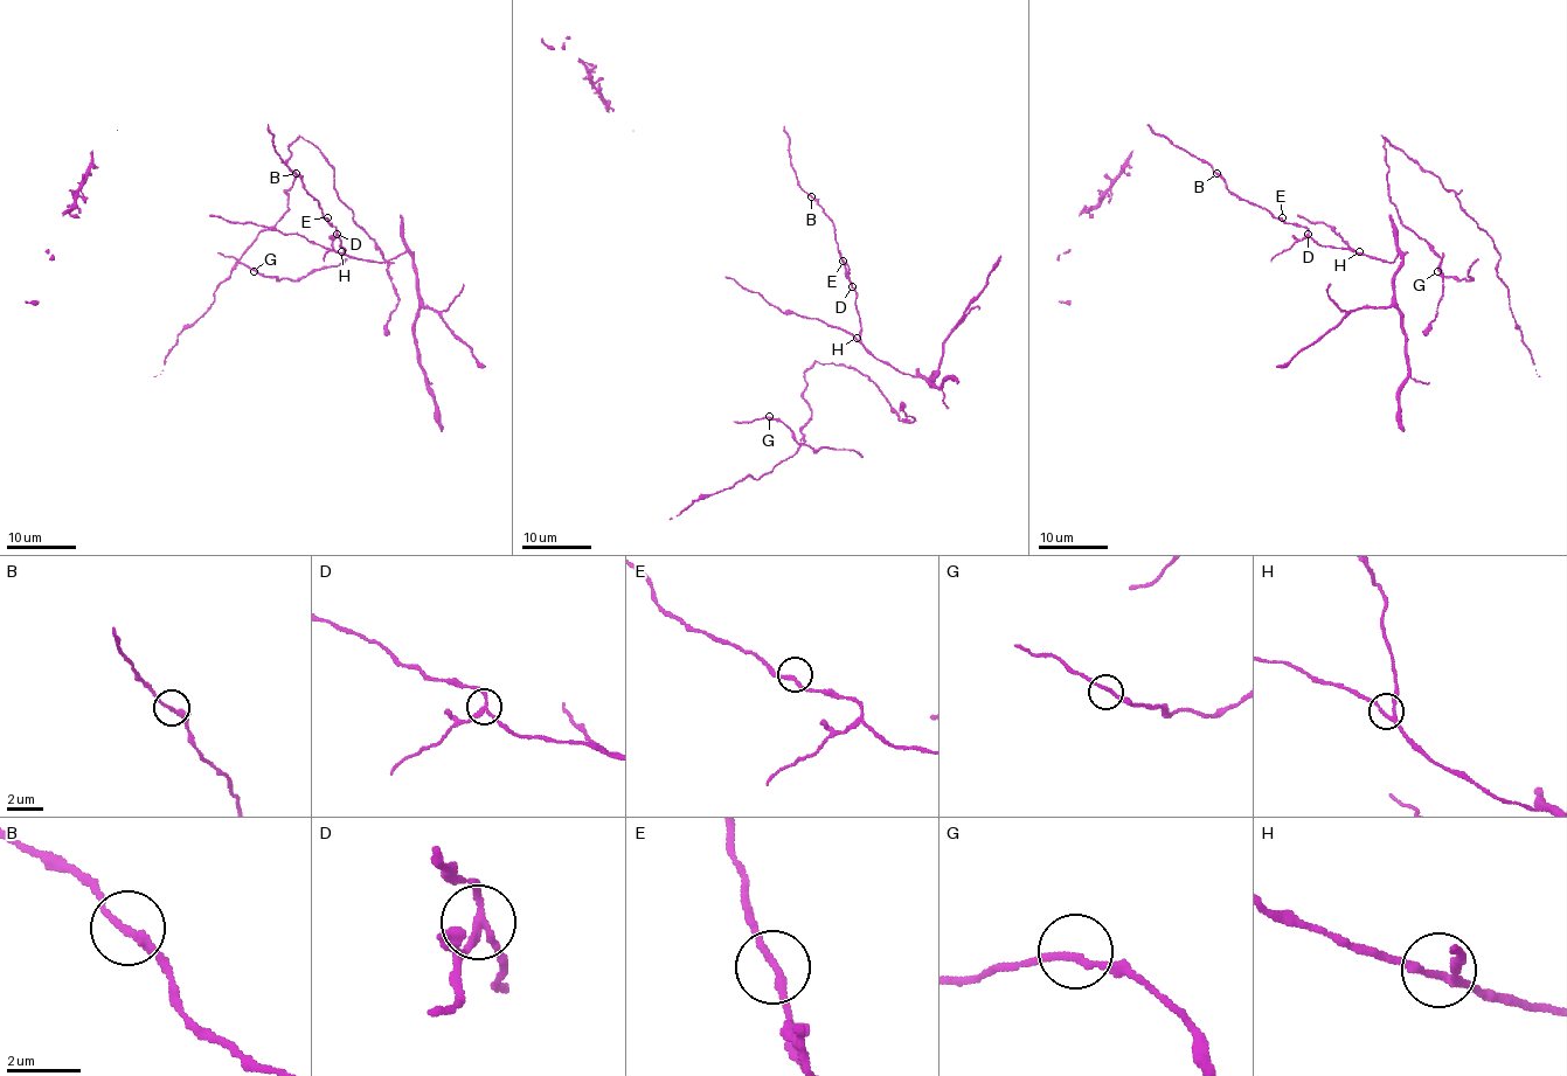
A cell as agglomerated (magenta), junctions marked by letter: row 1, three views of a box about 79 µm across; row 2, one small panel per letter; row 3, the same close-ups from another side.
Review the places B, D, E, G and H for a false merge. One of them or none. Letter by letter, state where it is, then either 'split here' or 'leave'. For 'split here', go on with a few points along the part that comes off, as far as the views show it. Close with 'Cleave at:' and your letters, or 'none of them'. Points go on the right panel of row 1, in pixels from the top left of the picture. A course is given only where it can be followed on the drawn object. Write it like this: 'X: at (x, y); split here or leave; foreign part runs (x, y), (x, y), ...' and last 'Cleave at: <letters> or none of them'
B: at (1217, 173); leave
D: at (1308, 234); split here; foreign part runs (1308, 234), (1271, 261)
E: at (1282, 217); leave
G: at (1437, 271); leave
H: at (1359, 251); leave
Cleave at: D

